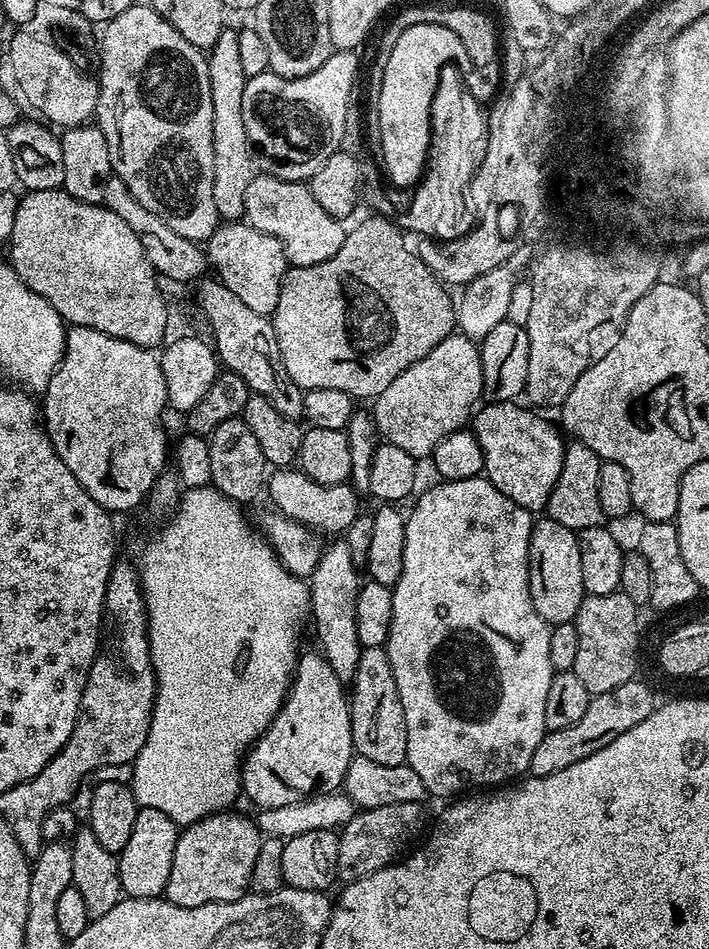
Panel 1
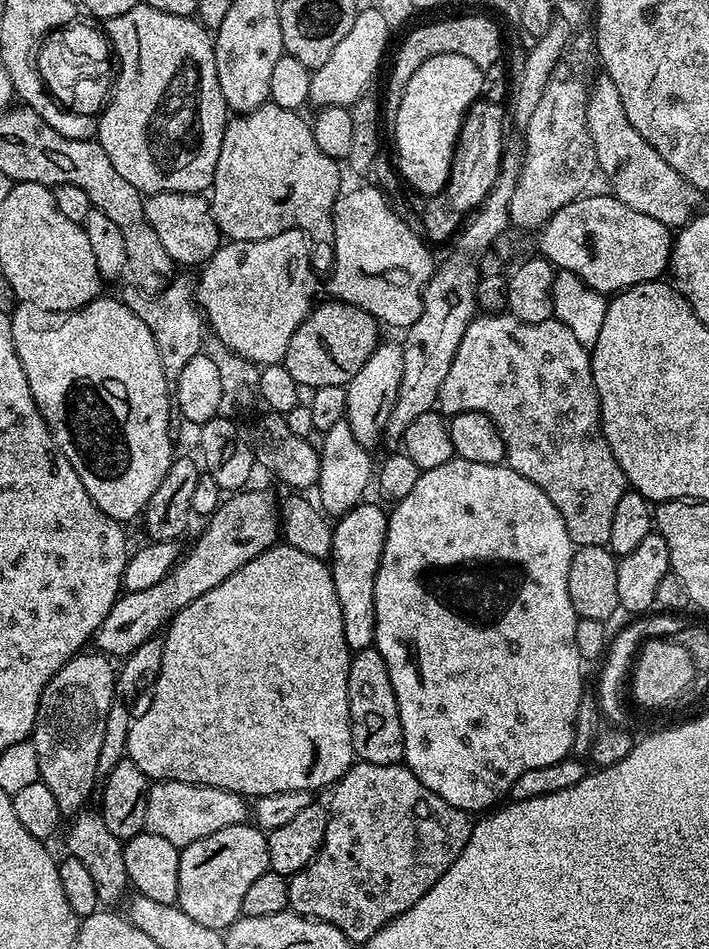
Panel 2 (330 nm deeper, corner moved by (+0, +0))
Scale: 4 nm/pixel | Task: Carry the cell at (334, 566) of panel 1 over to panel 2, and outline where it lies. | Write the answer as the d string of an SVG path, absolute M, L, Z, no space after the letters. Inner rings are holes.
M342 419L332 426L328 432L323 433L319 441L318 451L320 454L320 469L318 478L314 485L314 492L320 495L318 504L329 517L339 518L345 516L354 506L358 506L364 499L364 491L368 484L374 480L374 460L372 464L373 453L350 430L347 419Z

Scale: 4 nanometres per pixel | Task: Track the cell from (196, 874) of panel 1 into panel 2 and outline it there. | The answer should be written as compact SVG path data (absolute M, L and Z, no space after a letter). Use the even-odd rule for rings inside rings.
M251 822L226 826L226 830L198 838L198 842L190 842L190 846L180 849L176 904L190 914L194 922L217 930L227 930L235 920L240 919L242 898L249 886L267 871L267 835Z

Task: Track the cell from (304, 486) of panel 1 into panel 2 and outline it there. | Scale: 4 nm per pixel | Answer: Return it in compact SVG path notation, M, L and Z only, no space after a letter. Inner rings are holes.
M241 490L229 495L221 503L220 509L207 517L205 524L208 525L201 532L196 545L189 552L187 549L176 567L162 578L162 582L154 582L150 590L125 591L116 599L114 606L110 606L110 614L102 618L102 626L98 626L94 637L94 644L100 647L97 649L103 655L123 658L138 650L142 642L153 639L172 617L190 606L194 598L202 598L206 590L214 590L218 582L226 582L230 574L277 543L281 535L278 500L268 492L248 491Z

